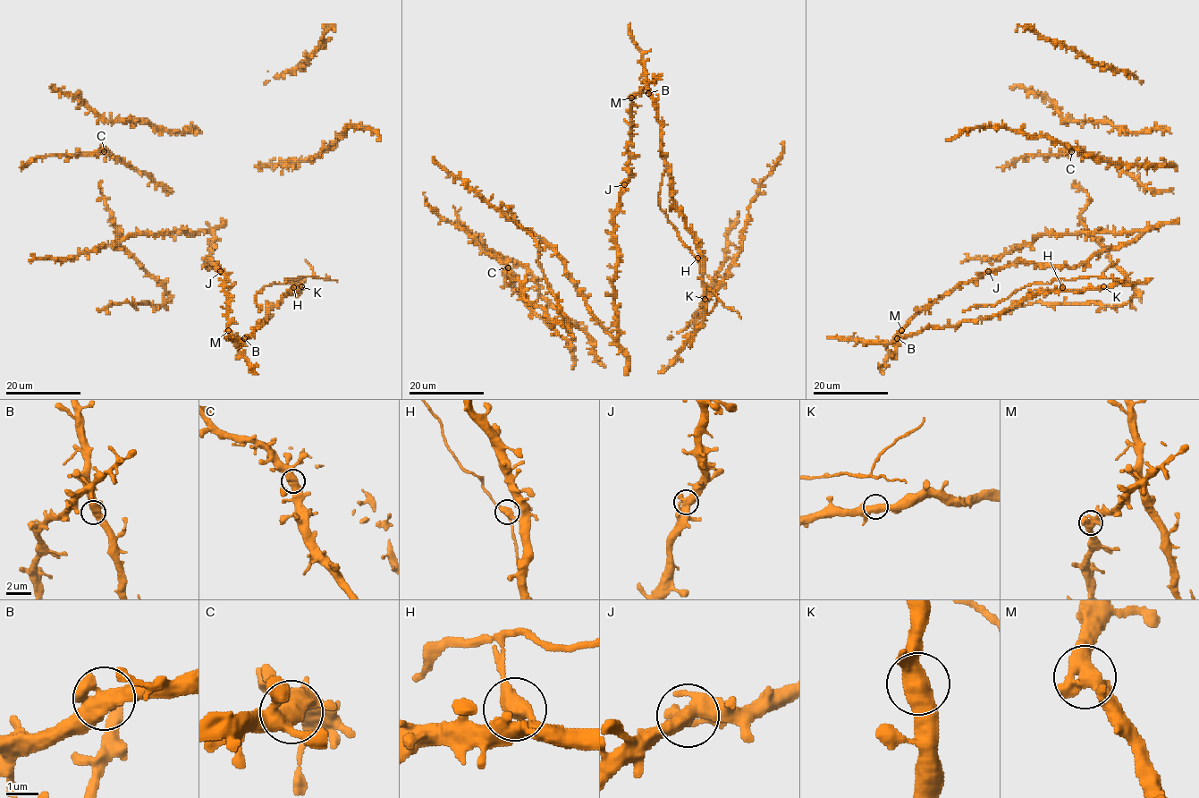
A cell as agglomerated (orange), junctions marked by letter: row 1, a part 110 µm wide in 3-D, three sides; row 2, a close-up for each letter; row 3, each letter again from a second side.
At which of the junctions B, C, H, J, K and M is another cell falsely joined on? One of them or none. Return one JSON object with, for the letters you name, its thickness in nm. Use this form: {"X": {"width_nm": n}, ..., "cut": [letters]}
{"H": {"width_nm": 500}, "cut": ["H"]}

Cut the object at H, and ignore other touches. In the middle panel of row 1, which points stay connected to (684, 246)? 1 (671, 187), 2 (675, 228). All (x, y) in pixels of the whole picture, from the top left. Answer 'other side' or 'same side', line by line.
1: other side
2: same side

